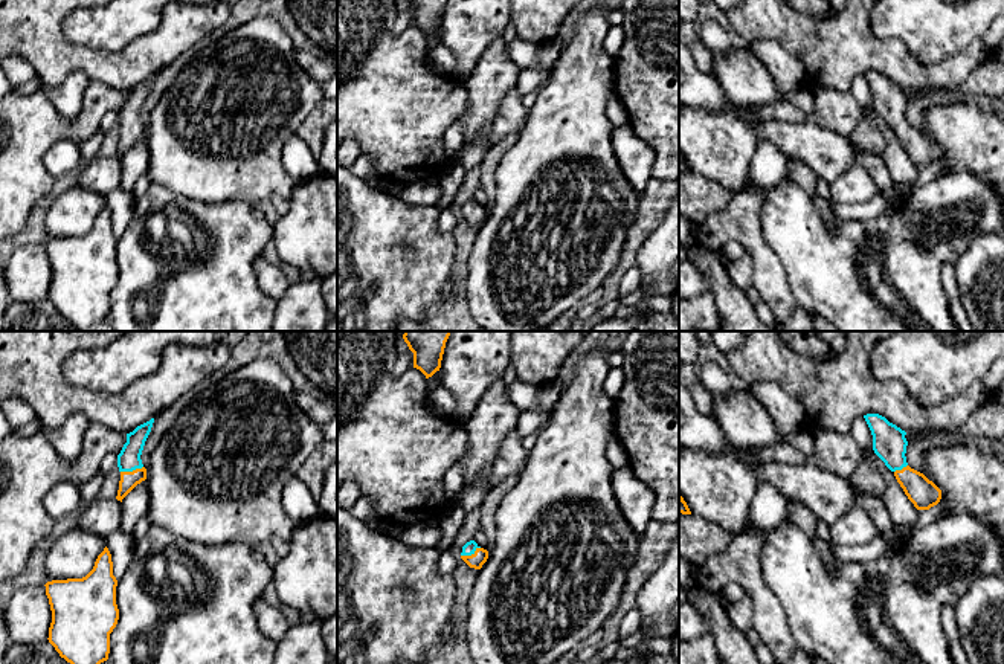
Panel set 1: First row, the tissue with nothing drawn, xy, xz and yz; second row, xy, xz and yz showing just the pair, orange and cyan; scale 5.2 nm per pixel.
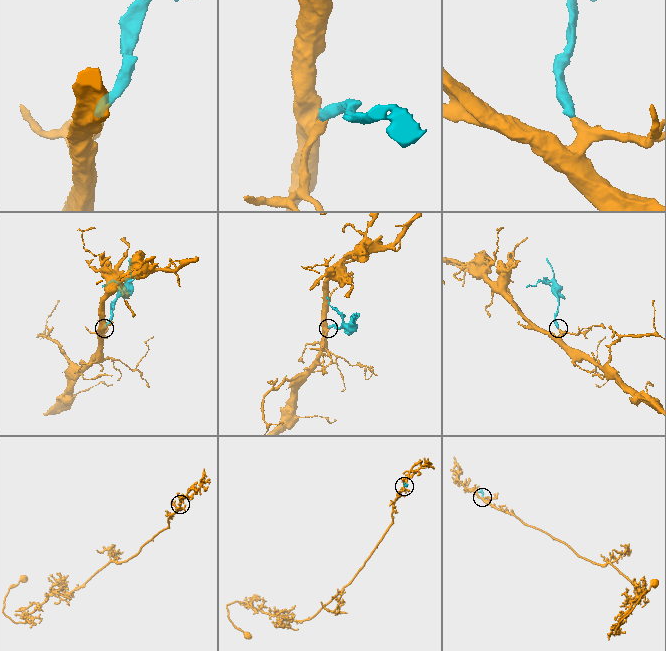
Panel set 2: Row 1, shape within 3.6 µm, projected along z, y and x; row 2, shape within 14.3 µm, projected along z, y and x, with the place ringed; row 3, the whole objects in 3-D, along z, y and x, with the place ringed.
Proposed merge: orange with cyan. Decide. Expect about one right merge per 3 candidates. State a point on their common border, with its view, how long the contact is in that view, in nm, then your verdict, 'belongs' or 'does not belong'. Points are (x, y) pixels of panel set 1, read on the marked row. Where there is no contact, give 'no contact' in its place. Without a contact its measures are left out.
contact xy (133, 470); length 120 nm; belongs

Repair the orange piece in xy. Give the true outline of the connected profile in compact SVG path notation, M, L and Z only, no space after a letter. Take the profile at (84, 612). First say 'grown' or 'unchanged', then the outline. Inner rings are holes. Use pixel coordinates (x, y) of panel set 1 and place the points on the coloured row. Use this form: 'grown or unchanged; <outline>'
unchanged; M108 548L82 579L46 585L52 611L49 643L70 664L101 664L108 659L110 633L117 624L117 580Z

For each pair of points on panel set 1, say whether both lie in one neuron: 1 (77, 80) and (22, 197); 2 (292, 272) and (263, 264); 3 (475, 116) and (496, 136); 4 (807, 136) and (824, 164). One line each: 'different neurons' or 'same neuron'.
1: different neurons
2: different neurons
3: different neurons
4: same neuron

